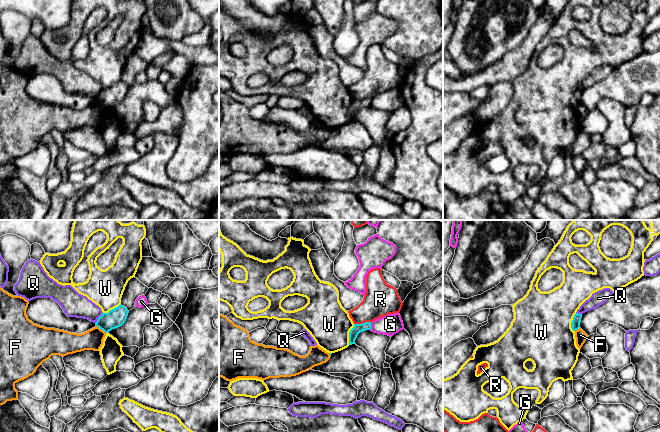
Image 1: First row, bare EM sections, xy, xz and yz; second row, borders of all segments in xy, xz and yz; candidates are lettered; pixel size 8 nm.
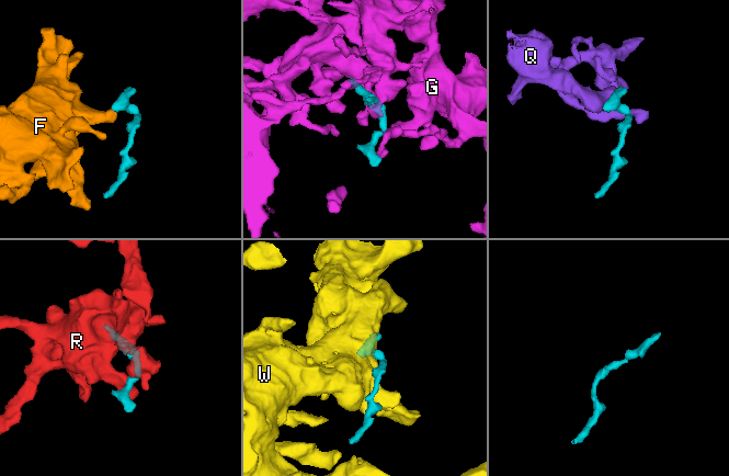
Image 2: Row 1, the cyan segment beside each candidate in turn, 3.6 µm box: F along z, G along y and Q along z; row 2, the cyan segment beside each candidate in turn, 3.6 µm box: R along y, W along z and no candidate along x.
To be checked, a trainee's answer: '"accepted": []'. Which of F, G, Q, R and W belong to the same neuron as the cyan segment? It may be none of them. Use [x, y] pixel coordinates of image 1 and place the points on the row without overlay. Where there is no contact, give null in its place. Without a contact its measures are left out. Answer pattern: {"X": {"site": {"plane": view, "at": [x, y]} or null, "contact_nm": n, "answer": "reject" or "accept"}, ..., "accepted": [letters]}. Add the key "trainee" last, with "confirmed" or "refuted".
{"F": {"site": {"plane": "xy", "at": [101, 105]}, "contact_nm": 100, "answer": "reject"}, "G": {"site": {"plane": "xz", "at": [370, 102]}, "contact_nm": 60, "answer": "reject"}, "Q": {"site": {"plane": "xy", "at": [99, 93]}, "contact_nm": 110, "answer": "reject"}, "R": {"site": {"plane": "xz", "at": [362, 99]}, "contact_nm": 140, "answer": "reject"}, "W": {"site": {"plane": "xz", "at": [349, 110]}, "contact_nm": 180, "answer": "reject"}, "accepted": [], "trainee": "confirmed"}

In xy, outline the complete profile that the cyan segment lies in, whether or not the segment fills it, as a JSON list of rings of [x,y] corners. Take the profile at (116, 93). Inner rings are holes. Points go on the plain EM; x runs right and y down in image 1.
[[[120,80],[108,89],[102,89],[96,98],[96,102],[108,109],[112,105],[122,102],[127,95],[128,89],[127,84]]]

